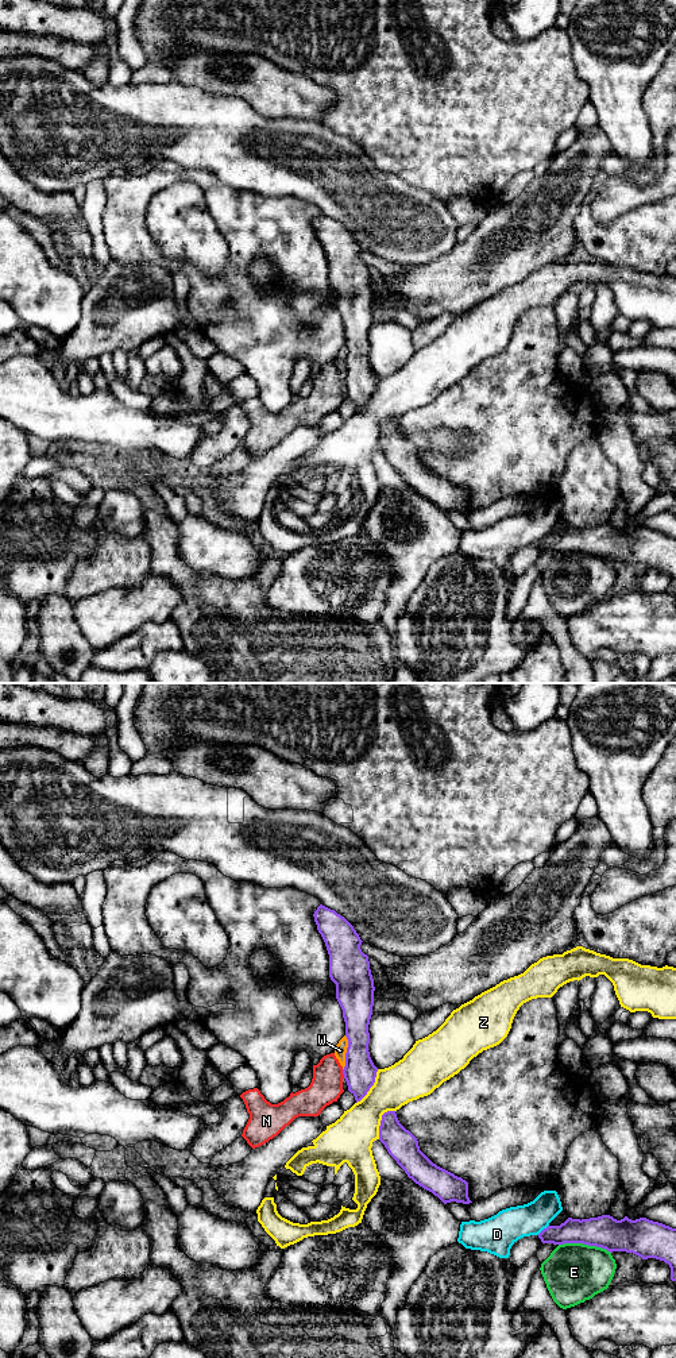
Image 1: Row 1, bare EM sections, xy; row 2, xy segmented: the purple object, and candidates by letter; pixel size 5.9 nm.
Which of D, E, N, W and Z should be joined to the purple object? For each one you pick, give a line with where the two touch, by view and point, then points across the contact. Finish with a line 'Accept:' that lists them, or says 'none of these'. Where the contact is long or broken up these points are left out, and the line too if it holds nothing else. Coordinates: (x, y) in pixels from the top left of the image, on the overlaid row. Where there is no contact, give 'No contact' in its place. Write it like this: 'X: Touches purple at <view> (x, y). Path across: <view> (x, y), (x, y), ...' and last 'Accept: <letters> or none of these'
Accept: none of these

